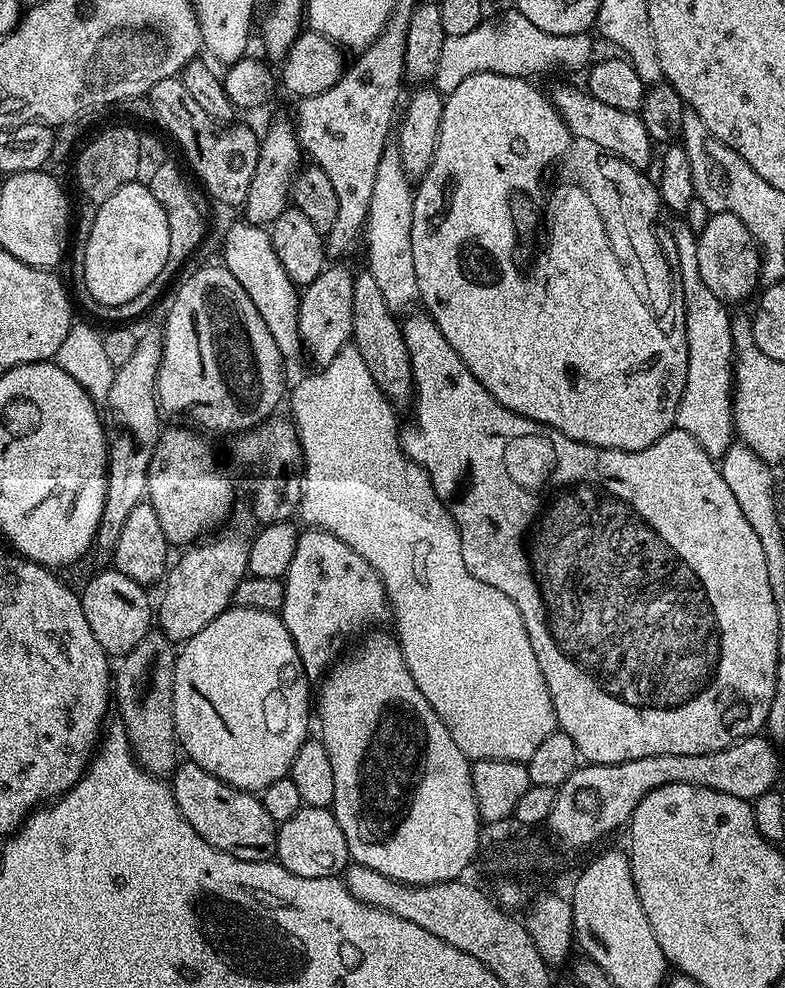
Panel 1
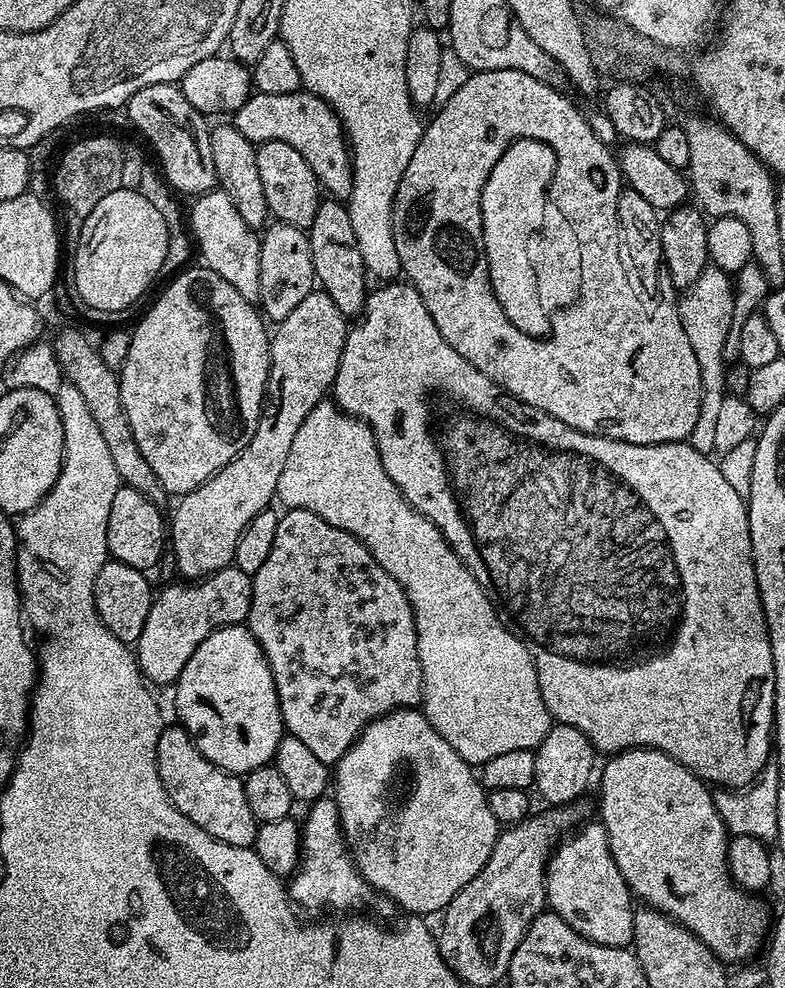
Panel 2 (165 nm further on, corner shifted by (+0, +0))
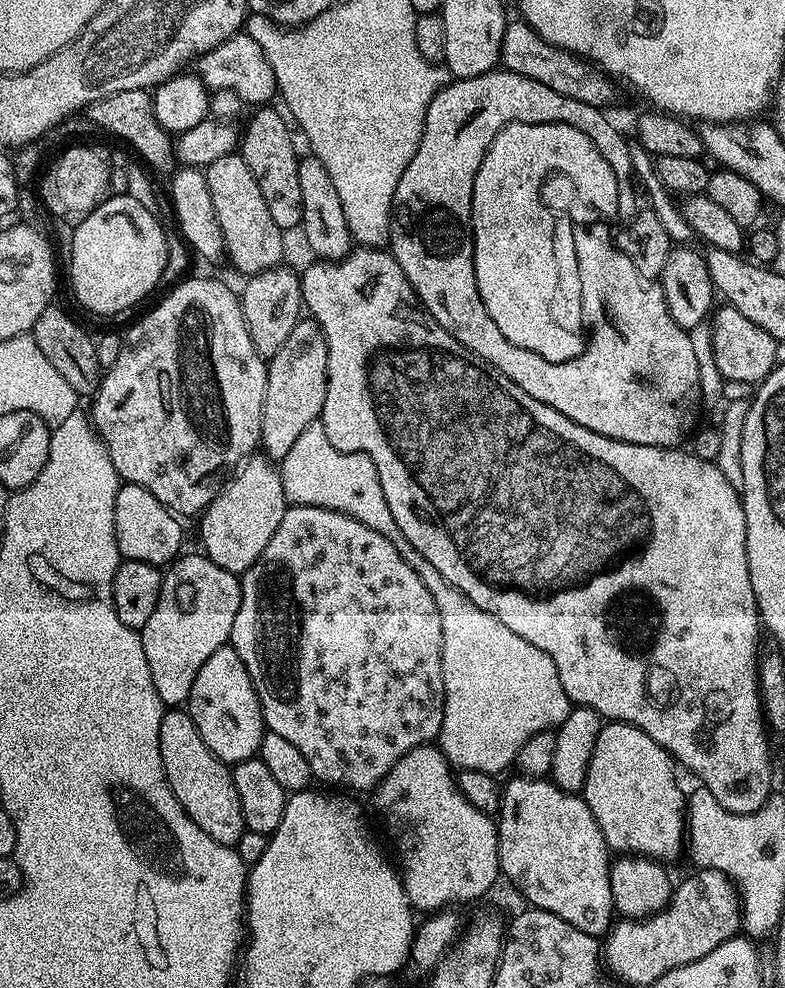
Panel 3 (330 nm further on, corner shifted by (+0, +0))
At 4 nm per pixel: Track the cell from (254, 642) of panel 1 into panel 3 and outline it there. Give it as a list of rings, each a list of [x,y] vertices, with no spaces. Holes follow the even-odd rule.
[[[232,647],[214,650],[214,654],[202,662],[198,678],[194,678],[194,686],[190,686],[186,711],[190,718],[194,718],[194,726],[198,726],[202,742],[206,742],[212,753],[225,764],[235,766],[244,760],[253,759],[259,753],[266,731],[260,699],[242,658],[238,658]]]

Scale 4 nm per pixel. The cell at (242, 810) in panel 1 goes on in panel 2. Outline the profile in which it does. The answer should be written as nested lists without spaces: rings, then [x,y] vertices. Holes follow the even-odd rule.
[[[166,726],[158,738],[156,765],[158,778],[162,778],[162,786],[182,814],[194,822],[194,826],[202,826],[206,834],[218,838],[218,842],[226,842],[230,846],[253,847],[256,843],[258,821],[250,814],[250,805],[246,803],[244,781],[239,775],[223,772],[214,766],[196,749],[196,744],[182,726]]]

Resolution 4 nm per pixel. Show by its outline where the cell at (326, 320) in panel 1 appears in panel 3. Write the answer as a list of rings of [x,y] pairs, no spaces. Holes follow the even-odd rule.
[[[311,318],[300,319],[294,330],[290,330],[286,346],[277,356],[271,357],[267,365],[268,381],[262,406],[260,444],[273,461],[280,462],[286,454],[290,454],[290,446],[294,446],[302,430],[317,423],[324,414],[328,389],[328,347],[319,324]]]

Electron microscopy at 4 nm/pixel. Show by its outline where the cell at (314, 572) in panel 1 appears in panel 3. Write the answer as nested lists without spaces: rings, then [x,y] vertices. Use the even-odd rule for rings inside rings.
[[[297,504],[289,507],[288,513],[282,518],[282,526],[278,526],[278,530],[274,530],[274,538],[270,538],[270,546],[266,546],[266,550],[262,550],[262,558],[258,558],[258,562],[254,562],[254,566],[250,566],[248,572],[243,573],[242,583],[242,602],[238,610],[238,618],[234,618],[234,630],[230,647],[236,651],[238,658],[242,658],[242,662],[246,666],[246,670],[252,679],[254,690],[260,699],[260,709],[264,715],[265,729],[274,734],[286,738],[286,742],[290,742],[296,749],[306,757],[306,762],[310,762],[310,770],[313,777],[317,781],[321,780],[321,785],[332,786],[328,784],[341,784],[341,789],[351,790],[353,793],[364,792],[375,789],[379,784],[387,778],[390,770],[402,759],[406,754],[410,754],[416,748],[422,748],[431,745],[433,741],[440,735],[440,728],[444,722],[444,662],[443,650],[444,639],[442,638],[442,614],[438,610],[438,606],[434,602],[434,598],[430,590],[427,589],[426,582],[422,582],[422,578],[409,564],[402,558],[402,554],[396,549],[396,541],[388,539],[388,537],[378,534],[378,530],[370,530],[370,526],[366,526],[362,522],[358,522],[353,516],[347,516],[341,512],[334,510],[326,510],[325,508],[315,508],[314,506],[306,506],[305,504]]]

